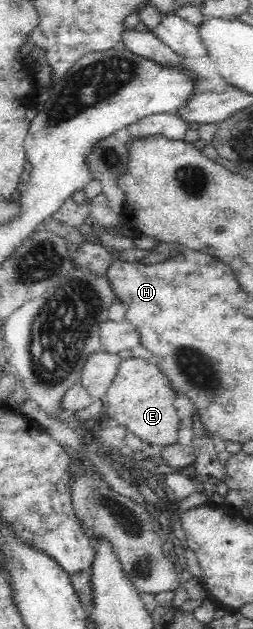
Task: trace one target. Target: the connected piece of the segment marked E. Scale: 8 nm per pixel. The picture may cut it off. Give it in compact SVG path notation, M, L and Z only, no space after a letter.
M148 358L122 359L117 375L105 394L103 416L123 426L128 433L134 433L143 445L172 445L177 442L180 419L174 408L176 395L157 368L154 360Z

